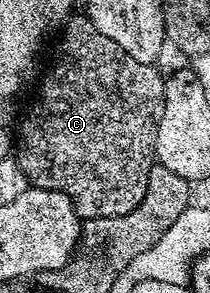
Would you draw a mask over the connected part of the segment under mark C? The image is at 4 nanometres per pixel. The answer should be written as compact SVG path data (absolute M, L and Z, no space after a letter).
M86 16L68 17L65 25L62 27L59 38L59 51L55 54L55 63L47 70L47 75L43 78L43 87L39 90L39 99L31 106L31 111L27 114L27 119L22 122L17 130L17 159L19 166L27 174L30 185L39 186L41 189L63 190L68 194L75 206L75 212L80 219L89 218L112 218L113 216L125 216L141 204L145 196L145 188L149 184L149 172L155 158L155 133L159 127L159 121L163 115L163 105L165 104L165 78L161 73L159 75L159 66L150 62L133 60L121 44L113 44L109 36L102 34L91 19Z

